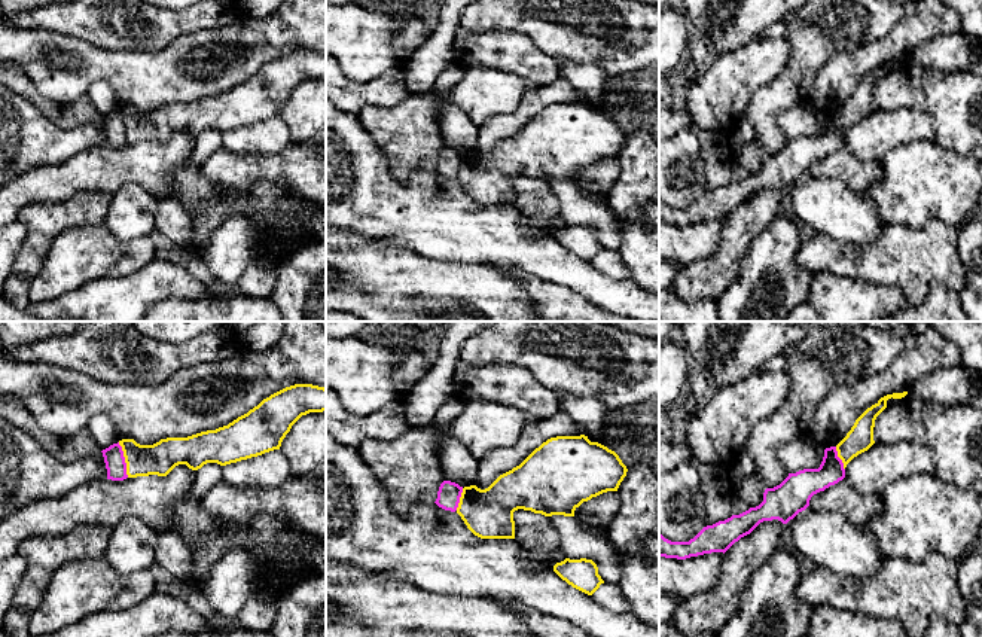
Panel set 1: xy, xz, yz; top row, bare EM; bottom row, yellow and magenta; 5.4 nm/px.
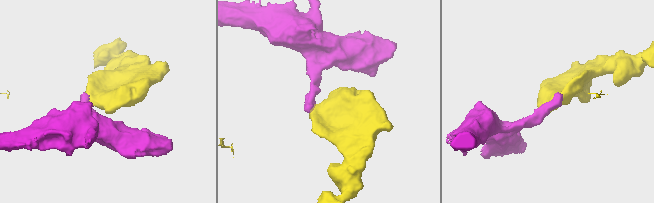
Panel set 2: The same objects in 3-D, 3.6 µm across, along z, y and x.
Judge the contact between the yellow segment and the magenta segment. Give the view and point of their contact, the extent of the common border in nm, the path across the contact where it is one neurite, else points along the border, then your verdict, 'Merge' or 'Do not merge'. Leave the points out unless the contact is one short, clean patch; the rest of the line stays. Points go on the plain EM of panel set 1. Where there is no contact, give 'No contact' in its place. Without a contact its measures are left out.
Touches yellow at xy (125, 127). Shared border 200 nm. Boundary: xy (118, 109), (128, 143). Do not merge

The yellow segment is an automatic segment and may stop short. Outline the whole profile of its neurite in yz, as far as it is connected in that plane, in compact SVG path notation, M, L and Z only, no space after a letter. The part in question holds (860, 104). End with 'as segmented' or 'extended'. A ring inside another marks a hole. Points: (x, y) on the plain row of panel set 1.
M893 60L881 64L875 71L867 74L854 89L847 103L836 112L838 124L847 131L859 121L867 118L873 110L873 94L876 83L887 74L888 65L902 65L908 61Z; as segmented

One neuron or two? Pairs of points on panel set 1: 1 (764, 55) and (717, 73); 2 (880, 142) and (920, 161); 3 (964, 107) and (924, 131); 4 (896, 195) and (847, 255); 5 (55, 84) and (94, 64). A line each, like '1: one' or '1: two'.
1: one
2: two
3: two
4: two
5: one

